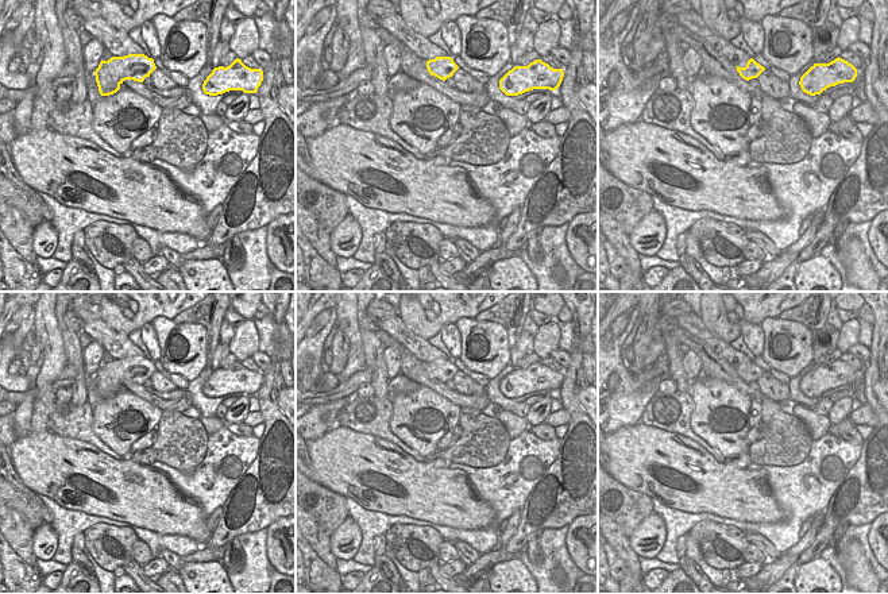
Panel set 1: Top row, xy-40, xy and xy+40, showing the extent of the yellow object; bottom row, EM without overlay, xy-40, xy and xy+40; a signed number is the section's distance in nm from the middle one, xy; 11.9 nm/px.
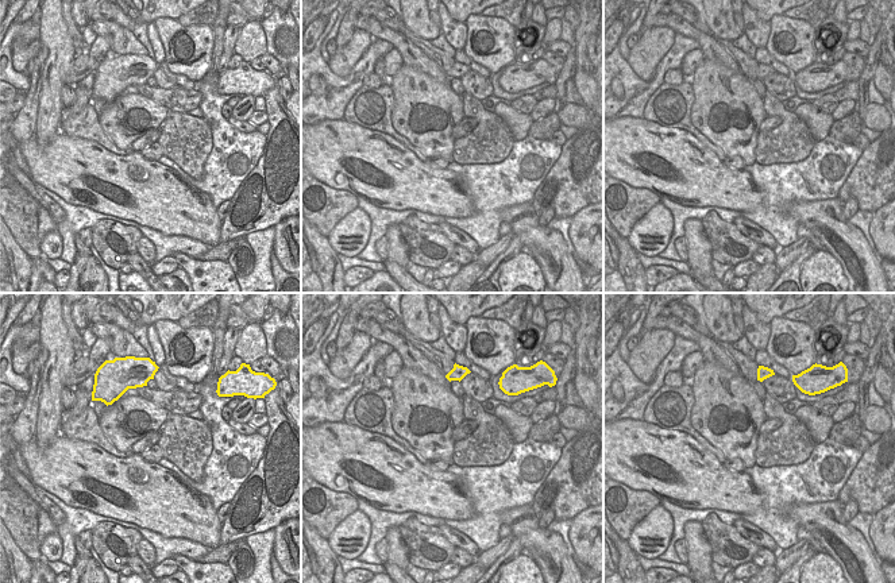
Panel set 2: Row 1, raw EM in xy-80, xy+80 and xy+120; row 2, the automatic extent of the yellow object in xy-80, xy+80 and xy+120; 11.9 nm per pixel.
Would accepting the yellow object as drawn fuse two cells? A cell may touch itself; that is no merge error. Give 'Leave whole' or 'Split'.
Leave whole

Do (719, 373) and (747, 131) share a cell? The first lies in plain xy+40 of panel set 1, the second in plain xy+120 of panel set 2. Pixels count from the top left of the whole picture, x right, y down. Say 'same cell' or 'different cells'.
different cells

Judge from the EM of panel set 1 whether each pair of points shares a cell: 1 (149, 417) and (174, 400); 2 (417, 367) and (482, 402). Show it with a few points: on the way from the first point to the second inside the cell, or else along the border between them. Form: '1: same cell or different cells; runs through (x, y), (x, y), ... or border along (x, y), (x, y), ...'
1: different cells; border along (132, 392), (163, 411)
2: same cell; runs through (431, 382), (466, 401)

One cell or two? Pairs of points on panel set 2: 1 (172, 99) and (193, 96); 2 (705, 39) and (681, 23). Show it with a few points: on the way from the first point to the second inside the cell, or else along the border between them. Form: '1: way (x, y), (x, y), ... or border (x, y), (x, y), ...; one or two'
1: way (177, 99), (188, 99); one
2: way (699, 37), (686, 29); one

